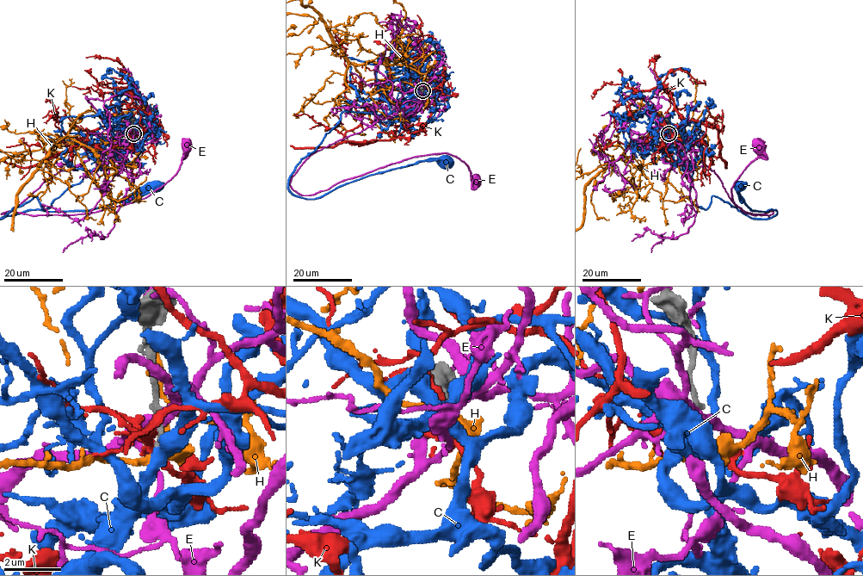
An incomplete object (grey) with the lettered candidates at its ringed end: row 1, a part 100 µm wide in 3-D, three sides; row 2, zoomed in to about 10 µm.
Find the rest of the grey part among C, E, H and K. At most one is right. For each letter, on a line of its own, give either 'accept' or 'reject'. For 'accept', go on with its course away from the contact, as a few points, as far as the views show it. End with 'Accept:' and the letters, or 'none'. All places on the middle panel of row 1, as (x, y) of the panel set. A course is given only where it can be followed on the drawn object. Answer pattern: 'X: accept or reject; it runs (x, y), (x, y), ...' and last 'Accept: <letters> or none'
C: accept; it runs (422, 91), (391, 113), (343, 111), (296, 167), (288, 189), (315, 199), (372, 175), (445, 160)
E: reject
H: reject
K: reject
Accept: C

